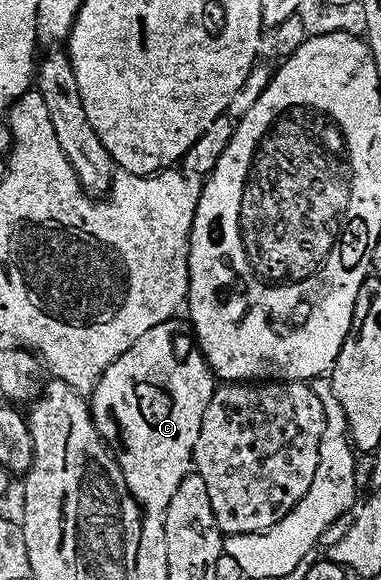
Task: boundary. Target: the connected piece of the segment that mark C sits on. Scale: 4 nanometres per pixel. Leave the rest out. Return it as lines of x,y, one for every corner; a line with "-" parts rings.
173,320
165,321
160,327
152,327
152,331
138,340
115,365
108,367
92,394
94,426
102,434
103,441
118,441
122,450
116,453
116,460
122,470
125,488
129,496
134,496
150,515
165,514
176,491
192,473
194,444
200,439
200,427
216,388
215,374
207,365
195,338
187,330
186,334
178,329
178,324
177,320

